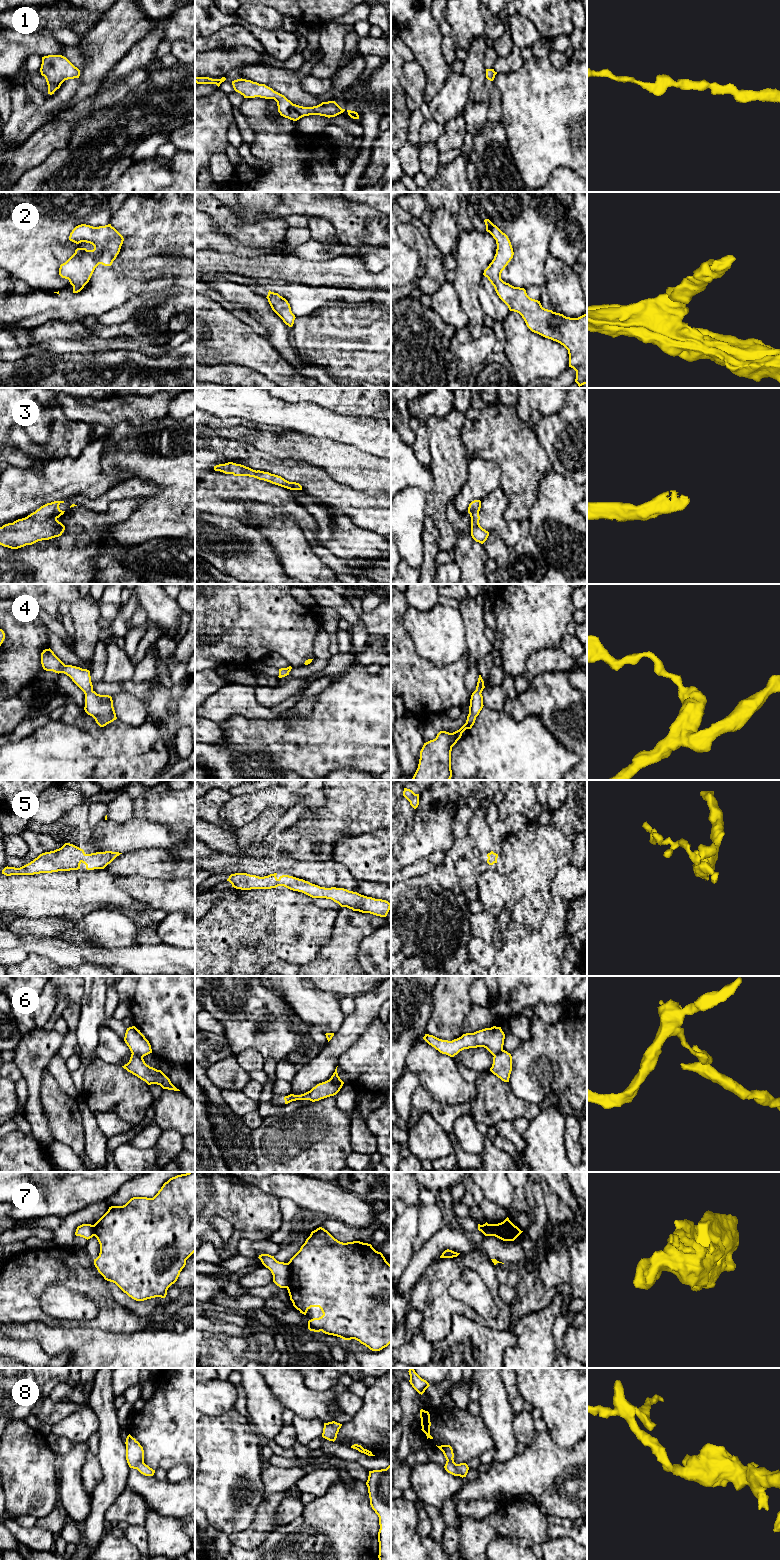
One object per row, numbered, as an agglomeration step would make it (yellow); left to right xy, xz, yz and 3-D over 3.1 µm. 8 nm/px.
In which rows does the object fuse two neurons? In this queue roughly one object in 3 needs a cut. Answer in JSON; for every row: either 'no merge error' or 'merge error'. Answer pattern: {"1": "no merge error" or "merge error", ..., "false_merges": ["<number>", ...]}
{"1": "no merge error", "2": "no merge error", "3": "no merge error", "4": "no merge error", "5": "no merge error", "6": "merge error", "7": "merge error", "8": "no merge error", "false_merges": ["6", "7"]}

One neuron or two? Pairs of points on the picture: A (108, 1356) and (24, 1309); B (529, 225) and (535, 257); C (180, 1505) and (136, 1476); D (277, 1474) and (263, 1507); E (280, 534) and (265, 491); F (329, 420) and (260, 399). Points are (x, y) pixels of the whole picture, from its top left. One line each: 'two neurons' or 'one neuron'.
A: two neurons
B: one neuron
C: one neuron
D: two neurons
E: two neurons
F: one neuron

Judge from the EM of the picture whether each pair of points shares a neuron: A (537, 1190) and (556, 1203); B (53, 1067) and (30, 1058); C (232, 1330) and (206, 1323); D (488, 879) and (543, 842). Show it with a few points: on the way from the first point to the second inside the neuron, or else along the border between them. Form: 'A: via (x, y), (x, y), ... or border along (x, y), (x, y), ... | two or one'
A: border along (539, 1182), (548, 1218) | two
B: border along (57, 1053), (45, 1068) | two
C: via (226, 1328), (212, 1326) | one
D: border along (496, 869), (509, 877) | two

